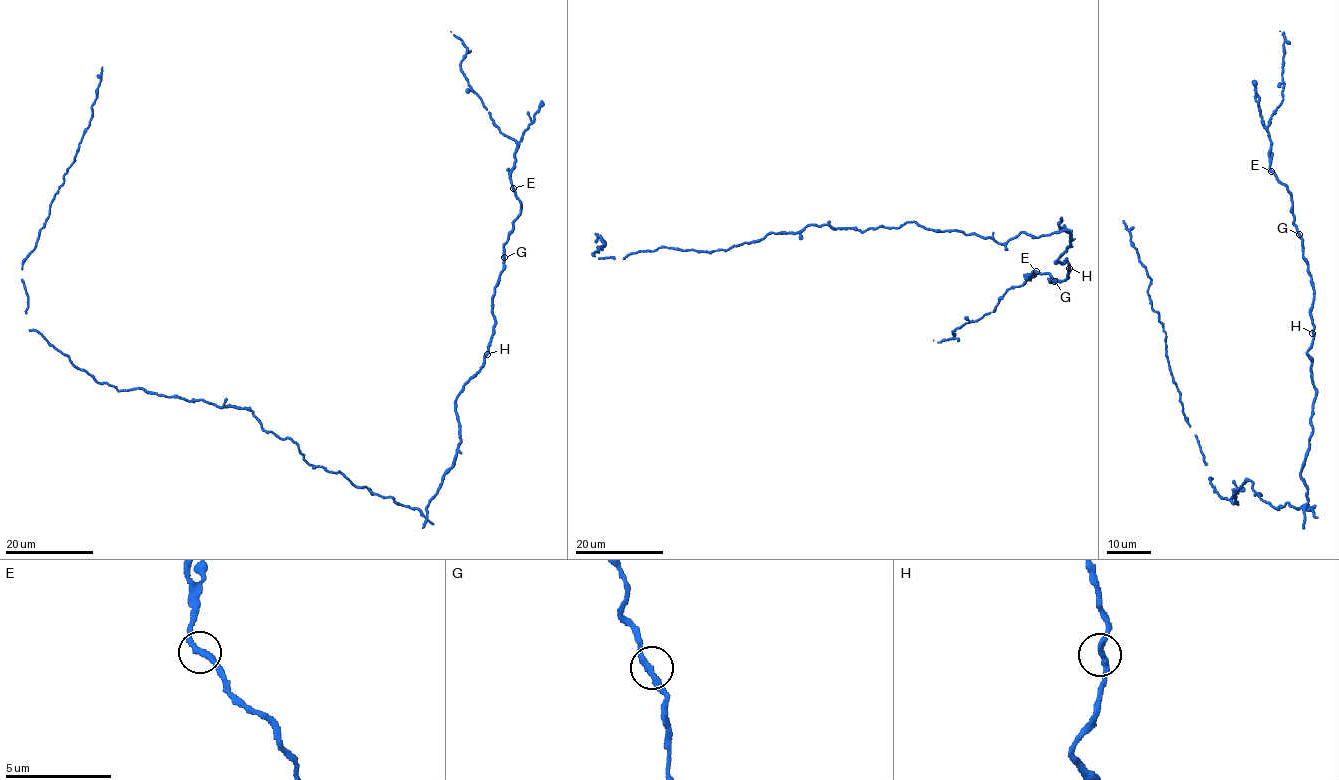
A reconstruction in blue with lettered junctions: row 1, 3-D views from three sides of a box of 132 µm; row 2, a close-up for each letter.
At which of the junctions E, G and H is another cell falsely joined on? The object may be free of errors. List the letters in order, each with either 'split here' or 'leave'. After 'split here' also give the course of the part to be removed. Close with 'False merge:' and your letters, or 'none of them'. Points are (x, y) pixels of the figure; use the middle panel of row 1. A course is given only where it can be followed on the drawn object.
E: leave
G: leave
H: leave
False merge: none of them

